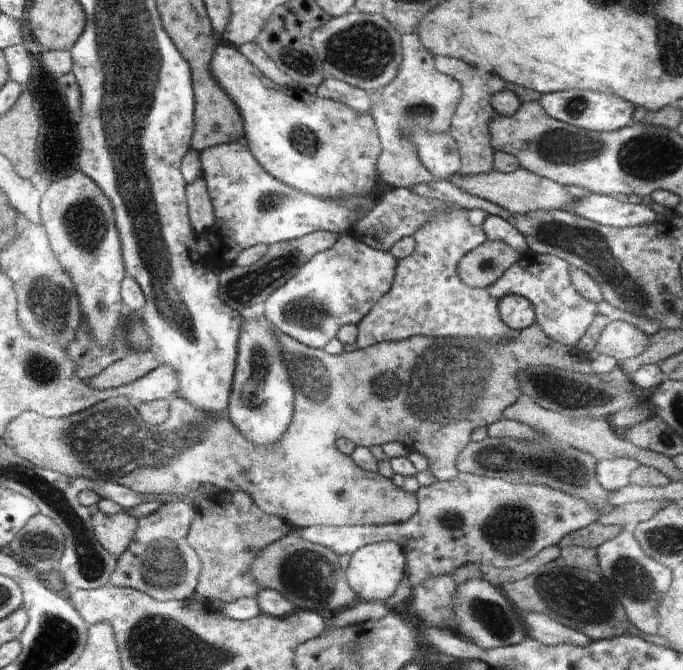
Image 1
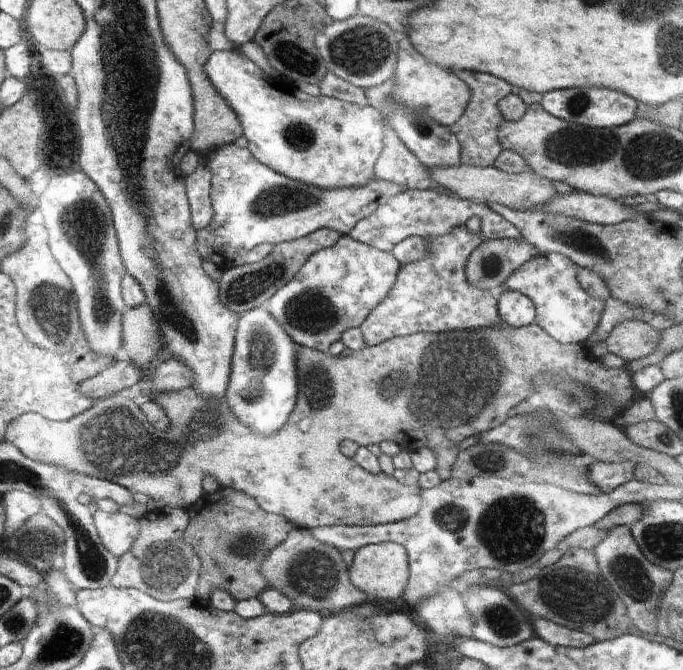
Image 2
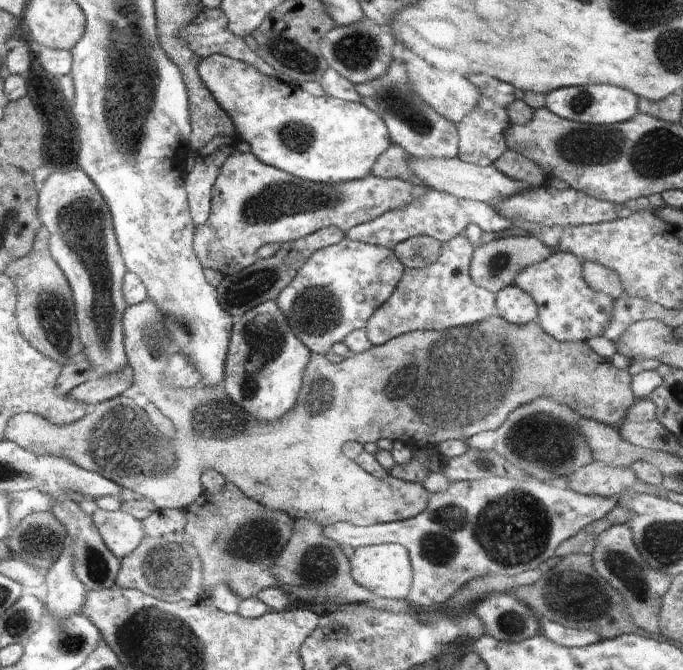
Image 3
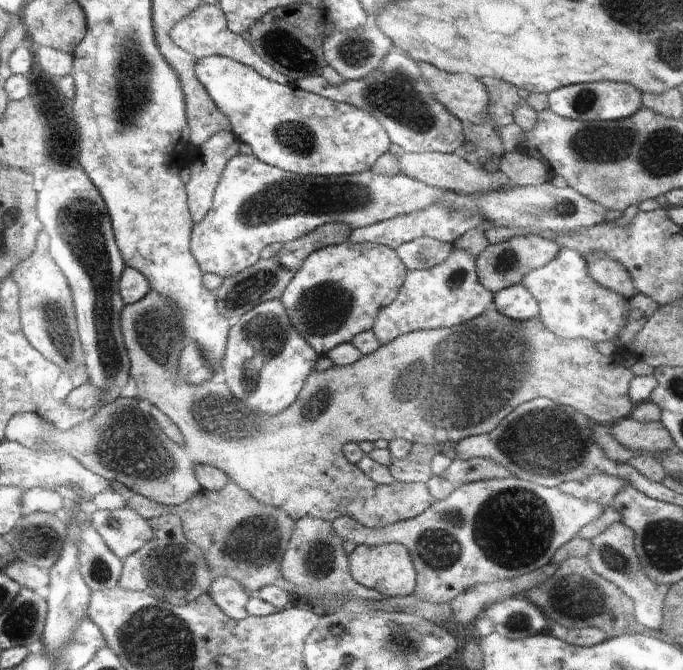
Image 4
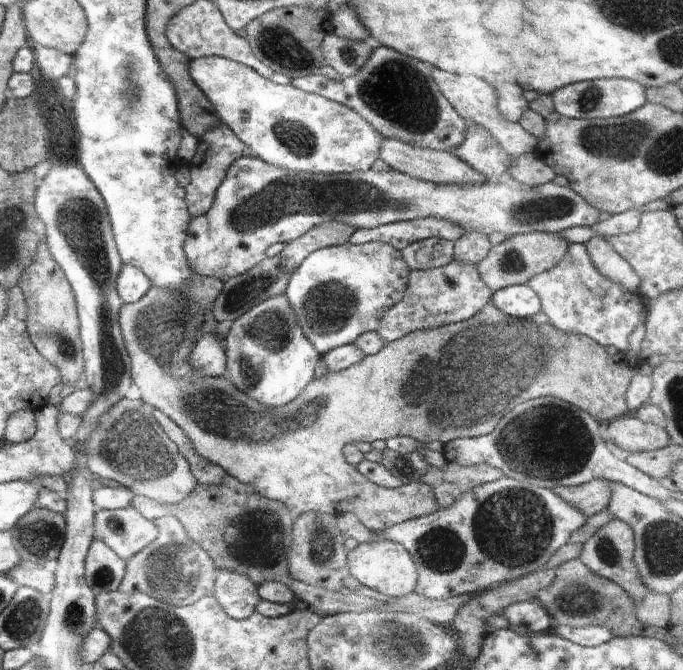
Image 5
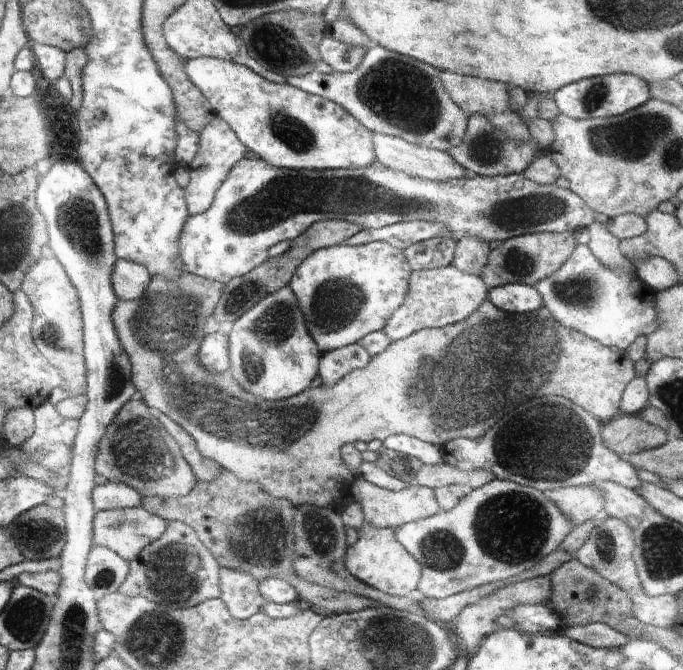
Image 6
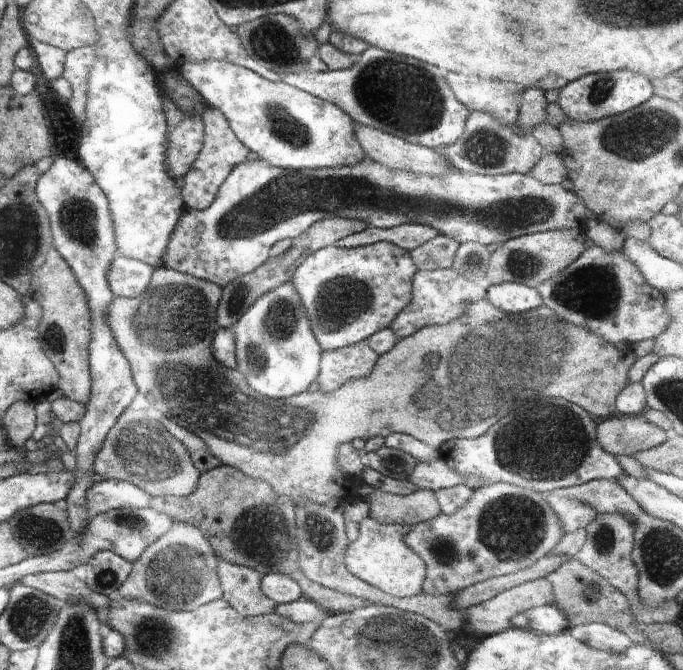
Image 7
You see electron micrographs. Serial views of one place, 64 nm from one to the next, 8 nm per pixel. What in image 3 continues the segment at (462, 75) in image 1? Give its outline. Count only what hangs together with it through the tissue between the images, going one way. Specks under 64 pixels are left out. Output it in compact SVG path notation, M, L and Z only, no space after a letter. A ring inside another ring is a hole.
M480 76L482 84L476 84L480 90L480 102L476 110L472 110L467 118L457 123L459 134L459 153L460 160L480 165L488 166L507 149L504 140L504 131L511 125L508 116L508 107L516 100L514 88L506 82L500 82L496 78Z

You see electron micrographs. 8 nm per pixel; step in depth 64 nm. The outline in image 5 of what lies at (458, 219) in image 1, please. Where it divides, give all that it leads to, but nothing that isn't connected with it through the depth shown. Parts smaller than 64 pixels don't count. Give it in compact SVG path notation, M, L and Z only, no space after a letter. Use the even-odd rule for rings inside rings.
M452 259L452 262L434 270L414 270L410 272L404 298L390 312L384 314L378 334L386 340L396 340L414 330L440 328L446 324L468 320L492 301L492 294L492 290L480 278L477 267L472 264L460 264L458 260Z

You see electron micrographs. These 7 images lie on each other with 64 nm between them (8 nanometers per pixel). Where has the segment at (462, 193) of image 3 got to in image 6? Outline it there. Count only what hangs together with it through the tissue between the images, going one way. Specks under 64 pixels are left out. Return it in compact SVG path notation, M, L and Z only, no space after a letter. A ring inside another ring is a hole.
M372 132L372 144L374 144L374 158L377 164L383 165L397 171L405 172L413 177L426 180L444 181L450 178L462 178L467 172L452 160L448 151L417 146L406 142L403 138Z

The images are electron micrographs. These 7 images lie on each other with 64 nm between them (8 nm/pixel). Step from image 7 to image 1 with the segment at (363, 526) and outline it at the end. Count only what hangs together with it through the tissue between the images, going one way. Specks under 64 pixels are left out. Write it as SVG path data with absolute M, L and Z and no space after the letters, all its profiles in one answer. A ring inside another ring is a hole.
M380 542L358 548L352 554L350 564L345 570L346 580L360 600L386 600L388 596L394 594L404 574L406 574L406 558L400 546L394 542Z

